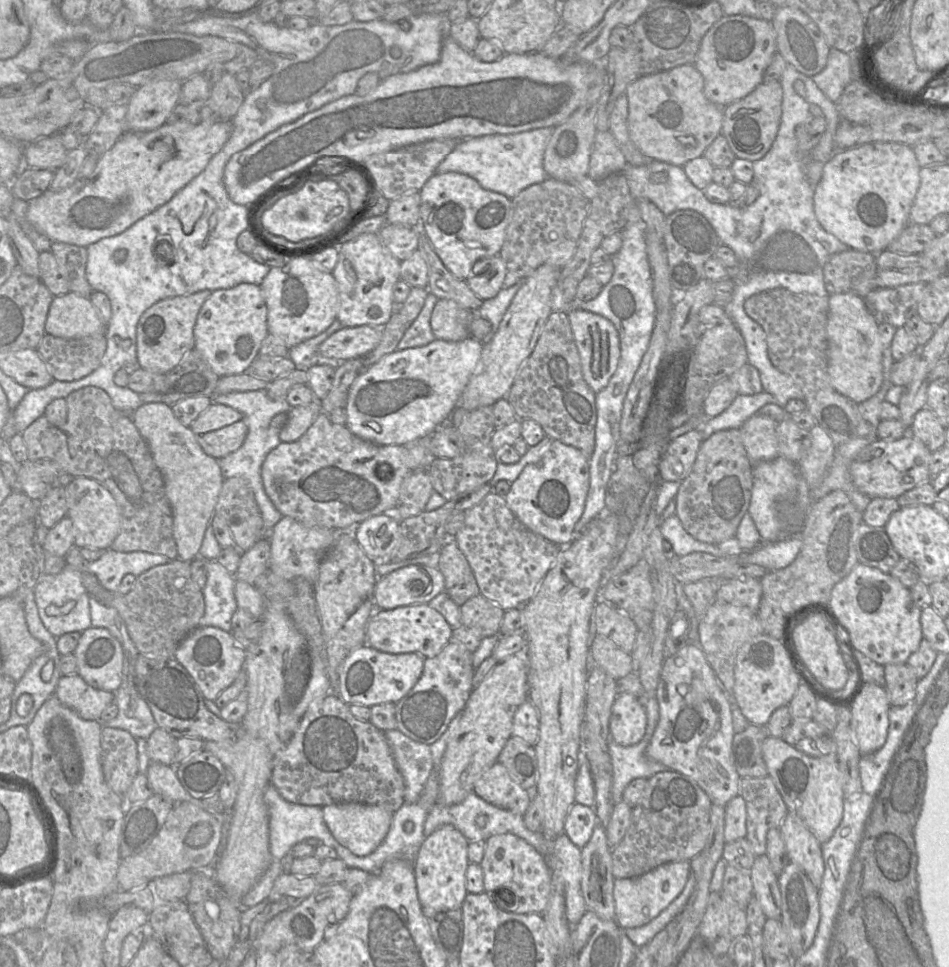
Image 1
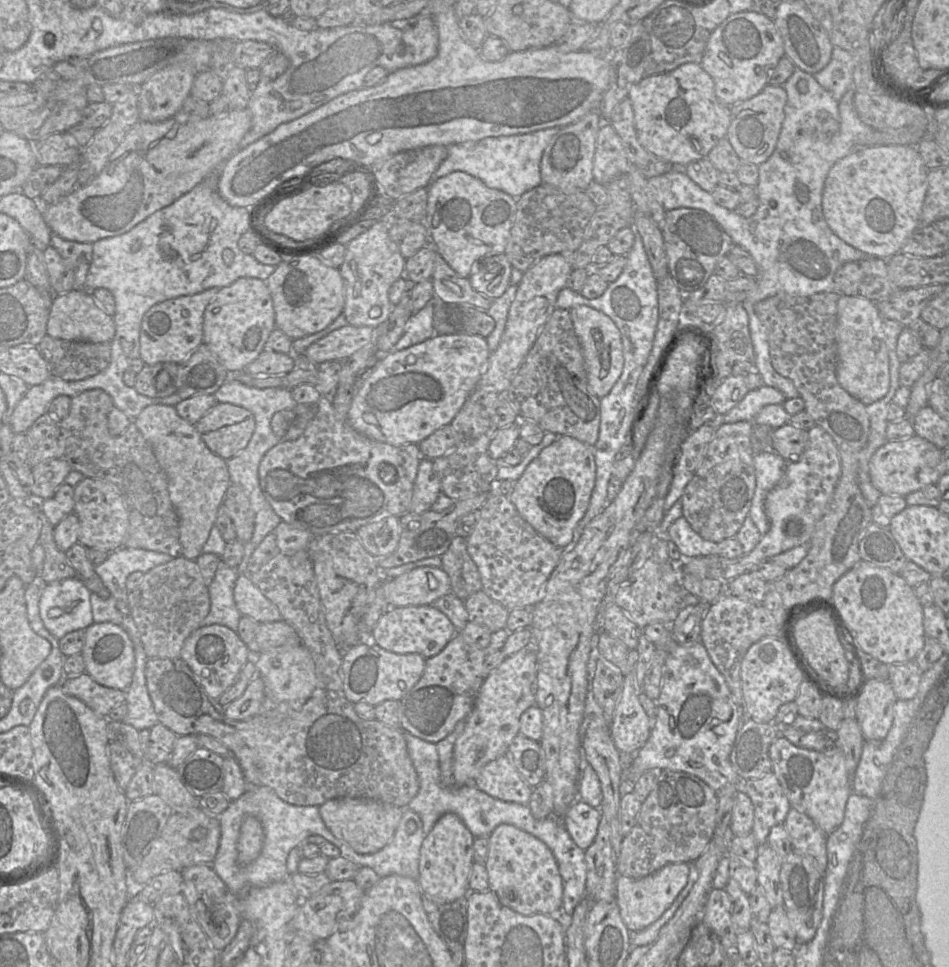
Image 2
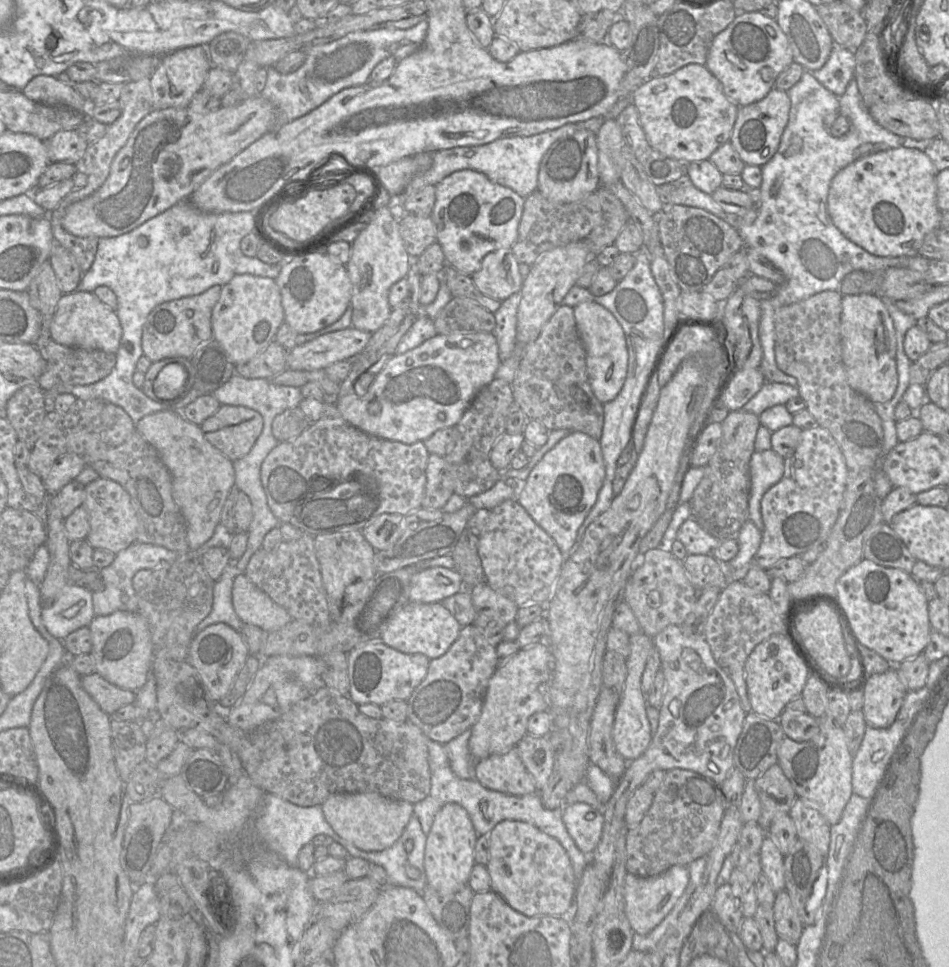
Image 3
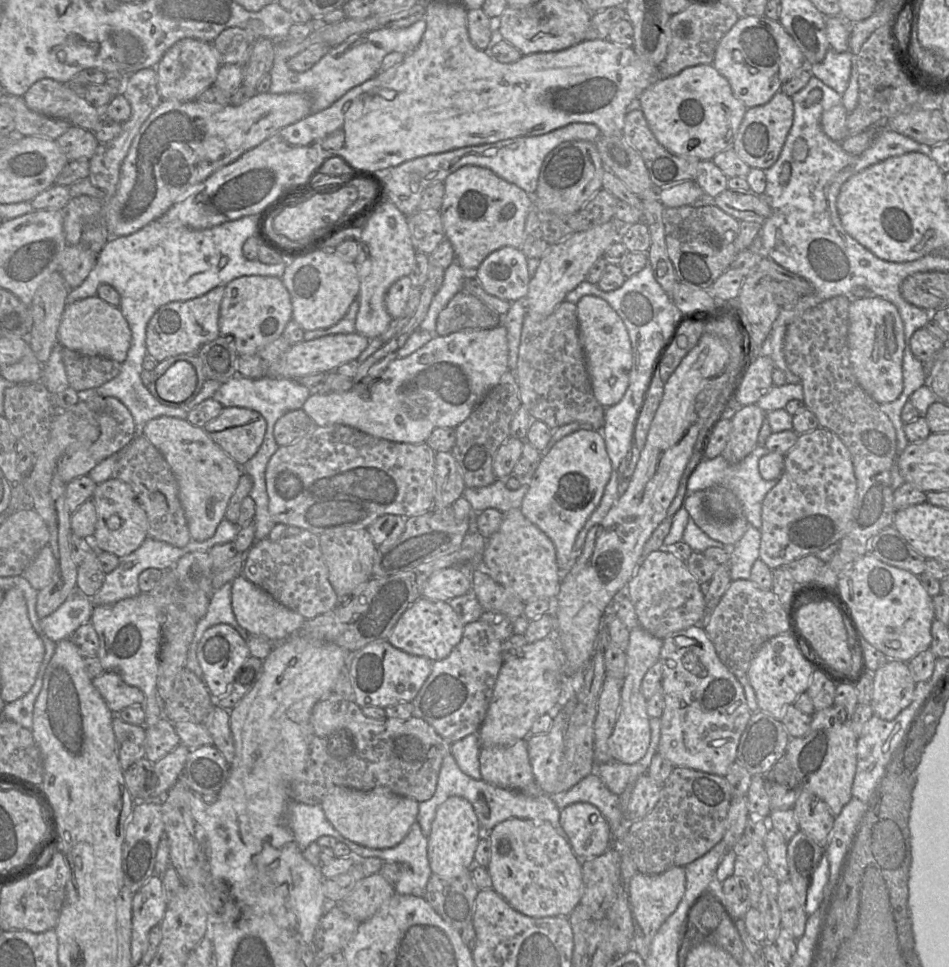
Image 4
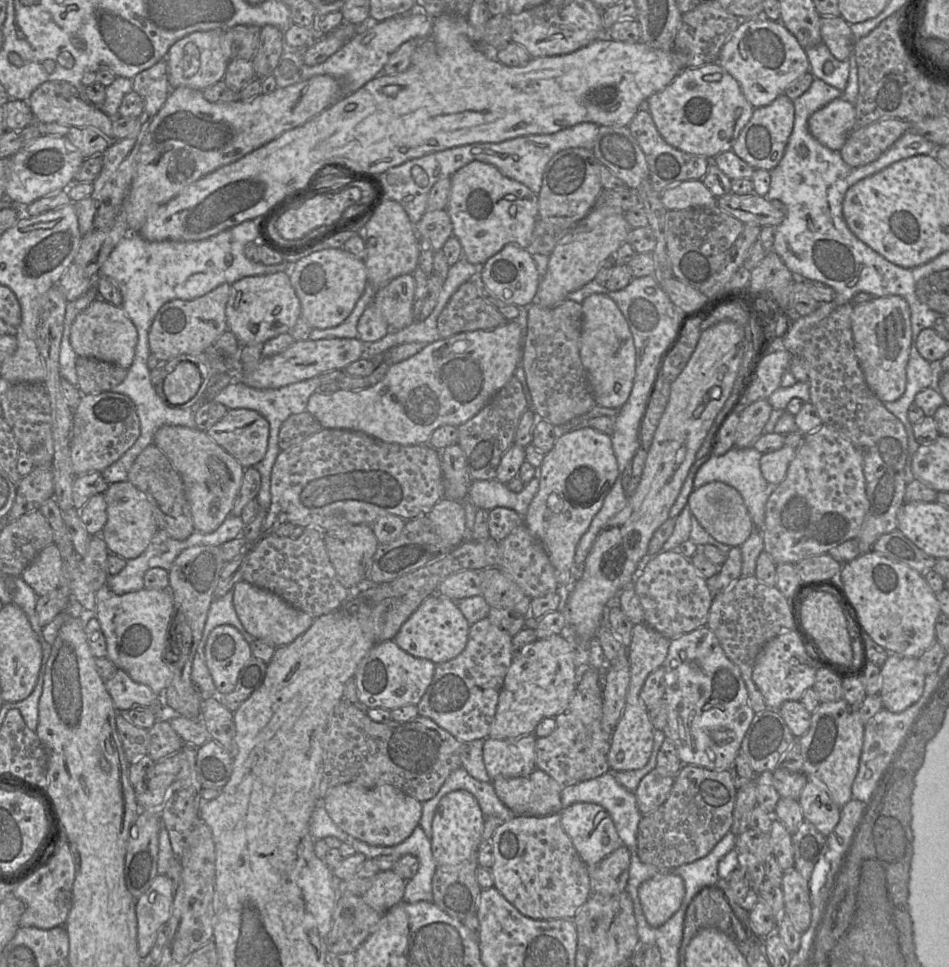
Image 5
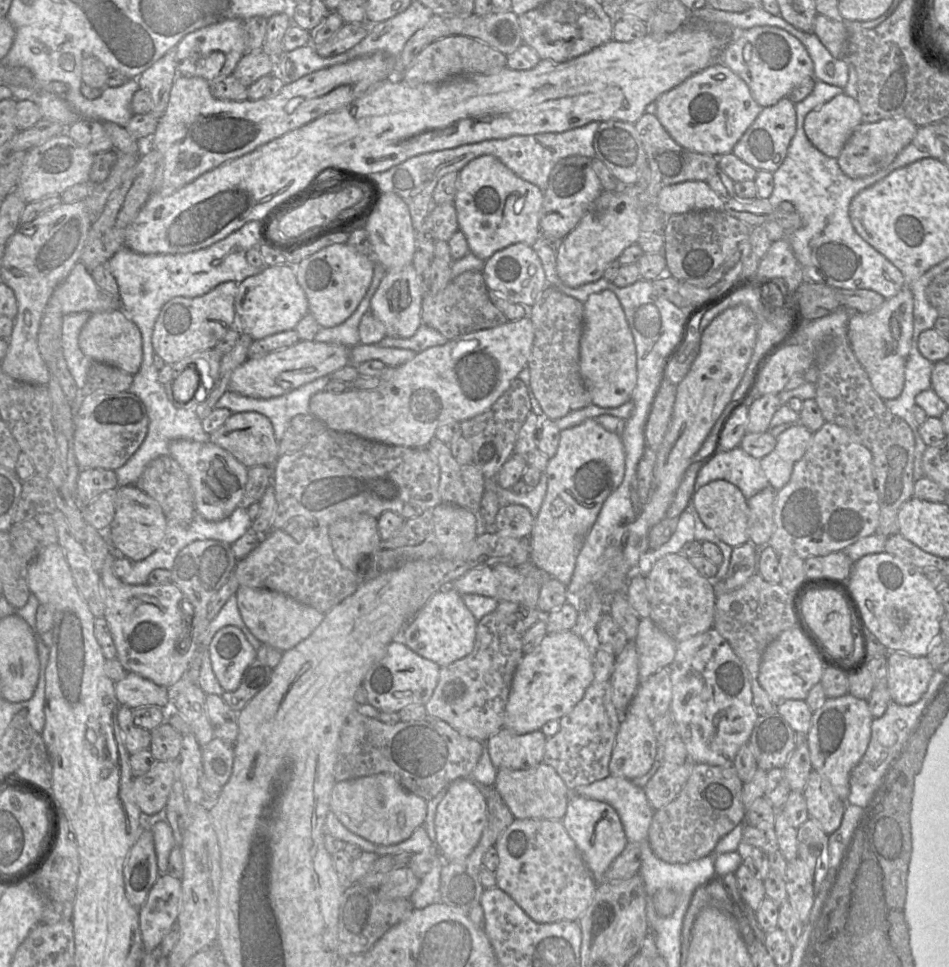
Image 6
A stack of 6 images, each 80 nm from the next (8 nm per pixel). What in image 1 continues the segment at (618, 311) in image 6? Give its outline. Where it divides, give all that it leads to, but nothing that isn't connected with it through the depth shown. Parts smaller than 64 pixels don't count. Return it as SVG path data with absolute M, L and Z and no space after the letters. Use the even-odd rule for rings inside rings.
M583 309L568 312L572 333L580 356L582 375L595 392L605 388L614 374L620 358L620 338L614 324L602 315Z

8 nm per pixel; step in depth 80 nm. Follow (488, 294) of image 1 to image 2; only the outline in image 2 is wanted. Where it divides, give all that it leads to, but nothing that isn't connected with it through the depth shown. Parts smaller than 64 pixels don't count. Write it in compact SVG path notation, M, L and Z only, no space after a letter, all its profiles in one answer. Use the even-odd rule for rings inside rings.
M505 254L486 255L474 263L469 280L477 292L494 300L510 286L512 269Z

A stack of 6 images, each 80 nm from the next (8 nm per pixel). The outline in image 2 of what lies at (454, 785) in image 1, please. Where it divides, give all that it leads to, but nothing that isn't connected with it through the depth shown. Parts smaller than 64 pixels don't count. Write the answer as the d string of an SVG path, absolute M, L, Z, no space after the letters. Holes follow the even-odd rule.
M534 647L507 656L488 674L472 711L464 719L464 730L454 745L452 769L456 786L472 784L485 765L507 753L511 742L519 734L521 715L536 704L536 680L537 654Z

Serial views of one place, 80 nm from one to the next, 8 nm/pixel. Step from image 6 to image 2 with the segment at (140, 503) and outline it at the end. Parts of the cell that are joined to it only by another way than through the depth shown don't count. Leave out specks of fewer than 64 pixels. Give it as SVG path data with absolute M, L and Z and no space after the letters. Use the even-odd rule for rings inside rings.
M85 477L74 486L74 502L73 513L76 514L80 523L78 538L80 544L106 552L124 547L129 528L128 512L119 490L113 483Z

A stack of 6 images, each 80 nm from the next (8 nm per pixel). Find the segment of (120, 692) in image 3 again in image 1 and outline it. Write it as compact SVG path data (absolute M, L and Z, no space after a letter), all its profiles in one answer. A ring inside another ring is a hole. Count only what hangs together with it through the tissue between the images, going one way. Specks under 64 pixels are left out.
M78 674L62 675L54 695L86 720L100 720L103 710L115 700L114 692L94 688Z

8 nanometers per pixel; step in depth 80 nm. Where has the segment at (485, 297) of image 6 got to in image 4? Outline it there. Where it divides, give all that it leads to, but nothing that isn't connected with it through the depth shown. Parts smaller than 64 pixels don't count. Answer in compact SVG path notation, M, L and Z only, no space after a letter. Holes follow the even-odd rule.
M461 290L438 315L436 333L447 336L461 330L491 329L501 325L501 320L493 308Z

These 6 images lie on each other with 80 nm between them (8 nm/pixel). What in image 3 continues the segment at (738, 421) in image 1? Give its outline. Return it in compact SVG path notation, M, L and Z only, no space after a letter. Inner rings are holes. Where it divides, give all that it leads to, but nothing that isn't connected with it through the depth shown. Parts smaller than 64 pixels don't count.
M765 382L759 392L753 396L741 410L760 415L775 405L785 405L790 399L798 397L798 387L785 383Z

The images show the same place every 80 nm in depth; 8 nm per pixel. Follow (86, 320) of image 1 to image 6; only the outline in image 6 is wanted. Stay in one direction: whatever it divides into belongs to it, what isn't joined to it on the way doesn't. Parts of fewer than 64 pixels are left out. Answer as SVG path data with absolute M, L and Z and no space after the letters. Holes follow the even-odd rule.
M122 309L91 314L80 332L78 342L83 354L93 361L112 365L133 376L140 370L142 335Z

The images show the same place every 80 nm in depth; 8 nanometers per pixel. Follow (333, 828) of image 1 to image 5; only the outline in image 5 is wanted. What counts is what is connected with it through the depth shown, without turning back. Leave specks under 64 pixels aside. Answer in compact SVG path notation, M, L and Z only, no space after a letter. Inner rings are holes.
M348 783L332 787L322 803L333 822L352 837L373 846L394 846L405 841L419 825L422 803L396 787L371 788Z

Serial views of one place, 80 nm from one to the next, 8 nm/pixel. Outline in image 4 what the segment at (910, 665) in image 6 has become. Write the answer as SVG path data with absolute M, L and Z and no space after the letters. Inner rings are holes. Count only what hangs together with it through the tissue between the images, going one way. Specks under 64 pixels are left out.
M888 660L872 673L873 713L883 720L892 720L911 703L916 682L907 662Z

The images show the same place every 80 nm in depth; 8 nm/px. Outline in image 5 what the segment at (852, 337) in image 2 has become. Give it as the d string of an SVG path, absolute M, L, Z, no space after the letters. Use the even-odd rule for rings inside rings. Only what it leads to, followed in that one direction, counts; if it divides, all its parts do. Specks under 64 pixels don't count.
M885 296L874 297L867 302L853 305L851 328L855 355L863 371L868 387L883 403L898 400L903 395L906 388L906 367L912 341L909 304L900 296Z

